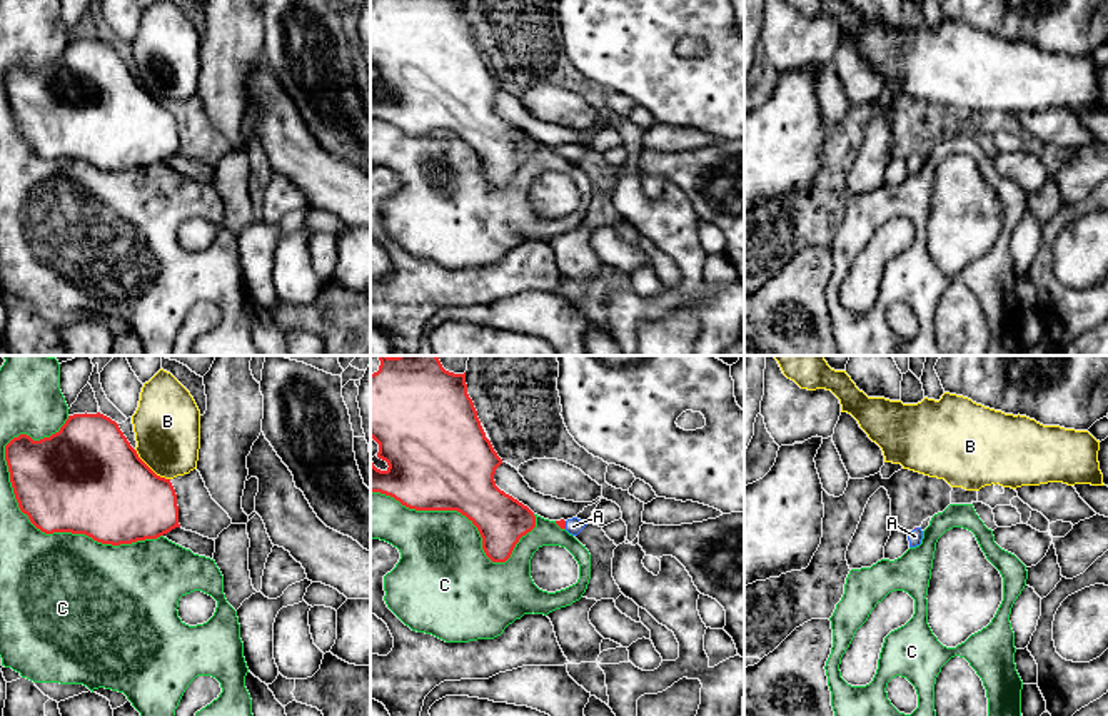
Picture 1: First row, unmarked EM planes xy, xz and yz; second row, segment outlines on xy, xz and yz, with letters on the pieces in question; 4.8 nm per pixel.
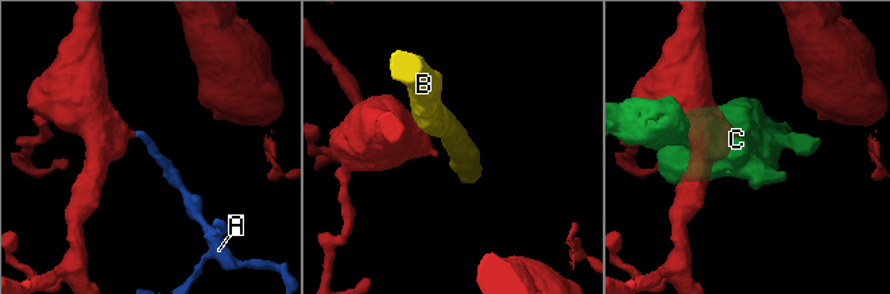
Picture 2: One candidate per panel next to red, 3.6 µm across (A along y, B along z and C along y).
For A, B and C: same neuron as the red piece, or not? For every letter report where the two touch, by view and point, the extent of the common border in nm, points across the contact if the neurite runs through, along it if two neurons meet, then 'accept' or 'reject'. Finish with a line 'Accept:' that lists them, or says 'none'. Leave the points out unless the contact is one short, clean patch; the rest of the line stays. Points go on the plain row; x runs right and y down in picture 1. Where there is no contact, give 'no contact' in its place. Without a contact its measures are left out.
A: contact xz (564, 151); length 40 nm; way xz (561, 149), (564, 151), (573, 152); accept
B: contact xy (149, 94); length 220 nm; reject
C: contact xy (59, 157); length 900 nm; reject
Accept: A

